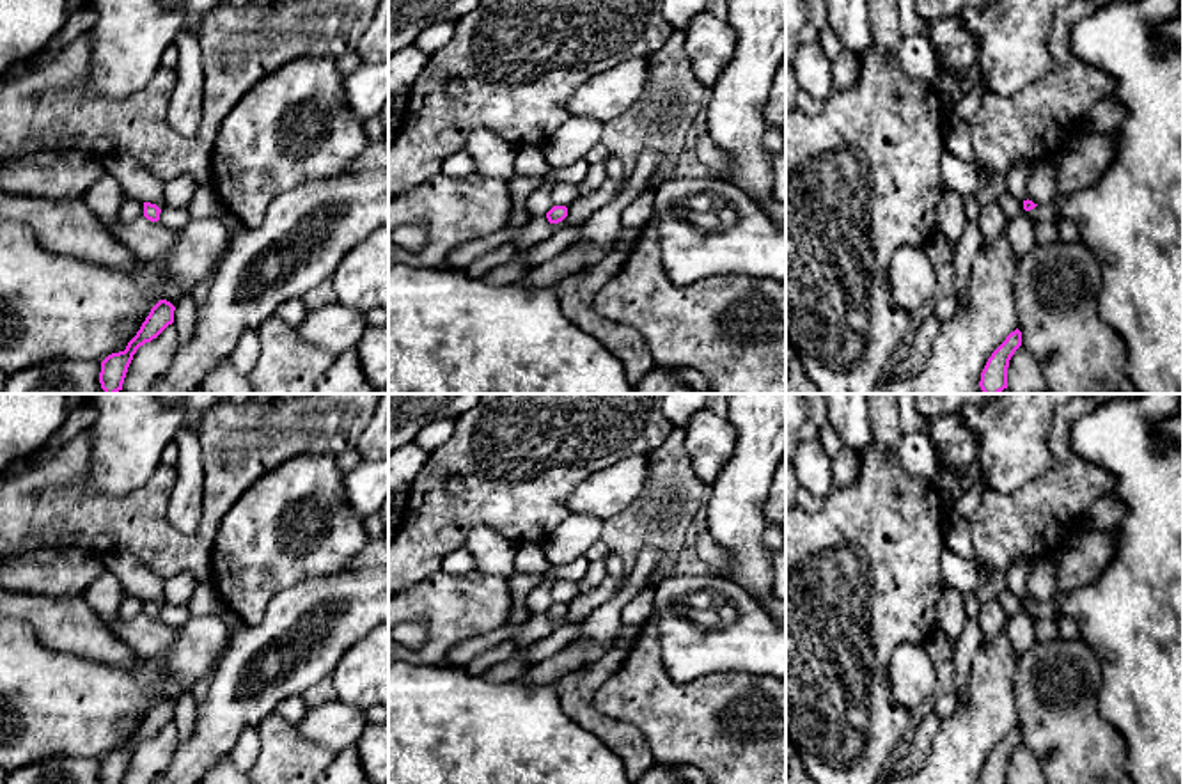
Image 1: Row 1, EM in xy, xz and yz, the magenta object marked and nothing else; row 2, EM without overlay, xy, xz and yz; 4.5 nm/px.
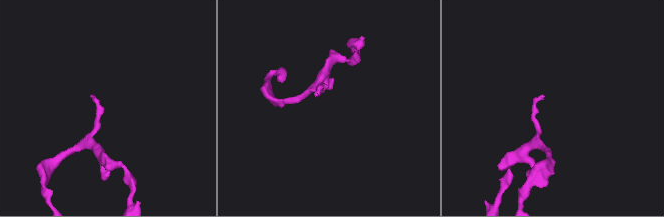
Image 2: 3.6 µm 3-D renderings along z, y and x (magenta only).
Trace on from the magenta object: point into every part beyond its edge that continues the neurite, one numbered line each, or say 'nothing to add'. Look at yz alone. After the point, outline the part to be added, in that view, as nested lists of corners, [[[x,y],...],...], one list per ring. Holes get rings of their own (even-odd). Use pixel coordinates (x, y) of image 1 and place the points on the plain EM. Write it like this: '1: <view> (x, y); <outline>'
1: yz (1084, 554); [[[1077,527],[1054,553],[1057,561],[1055,594],[1025,608],[1025,614],[1034,619],[1057,621],[1062,615],[1059,600],[1071,591],[1096,582],[1114,553],[1114,530]]]

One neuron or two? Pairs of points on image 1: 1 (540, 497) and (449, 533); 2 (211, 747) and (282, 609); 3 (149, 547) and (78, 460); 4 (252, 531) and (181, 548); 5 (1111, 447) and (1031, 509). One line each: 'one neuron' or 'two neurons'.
1: one neuron
2: one neuron
3: one neuron
4: two neurons
5: two neurons

